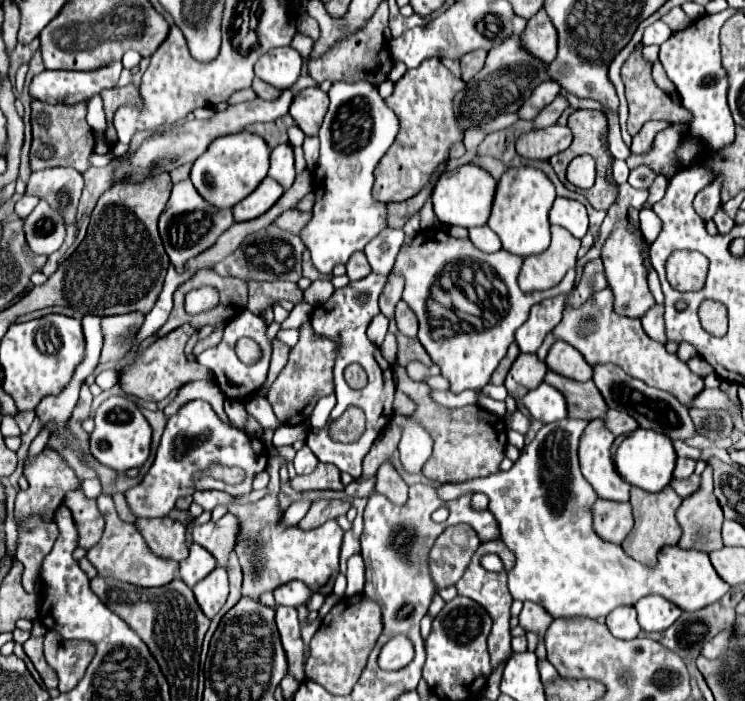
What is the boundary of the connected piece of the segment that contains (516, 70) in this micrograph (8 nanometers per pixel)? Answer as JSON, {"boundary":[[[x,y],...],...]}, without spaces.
{"boundary":[[[510,36],[510,40],[504,40],[498,48],[492,48],[488,52],[484,68],[478,72],[478,76],[474,76],[474,80],[466,84],[464,98],[460,100],[460,108],[456,110],[458,126],[462,130],[468,130],[474,126],[484,126],[500,114],[518,112],[518,108],[522,108],[522,104],[532,96],[534,88],[546,80],[550,80],[546,74],[546,64],[524,52],[518,36]]]}

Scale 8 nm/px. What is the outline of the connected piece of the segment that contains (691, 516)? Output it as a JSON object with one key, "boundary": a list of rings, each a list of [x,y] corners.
{"boundary":[[[706,468],[702,474],[702,484],[694,496],[684,498],[676,518],[682,526],[680,548],[696,548],[702,552],[712,552],[722,548],[720,528],[724,522],[722,508],[712,494],[712,470]]]}

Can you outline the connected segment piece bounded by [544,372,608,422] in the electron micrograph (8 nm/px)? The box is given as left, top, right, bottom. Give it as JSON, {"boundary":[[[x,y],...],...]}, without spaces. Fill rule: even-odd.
{"boundary":[[[548,372],[544,378],[546,384],[558,388],[566,396],[566,408],[568,418],[582,418],[582,420],[594,420],[606,416],[606,402],[602,396],[594,396],[594,384],[590,382],[574,382],[564,376]]]}

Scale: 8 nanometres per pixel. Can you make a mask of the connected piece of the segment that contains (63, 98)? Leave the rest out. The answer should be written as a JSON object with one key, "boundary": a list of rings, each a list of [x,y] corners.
{"boundary":[[[114,62],[94,72],[44,70],[30,82],[30,96],[48,104],[76,104],[90,100],[106,88],[114,88],[122,72],[122,64]]]}

